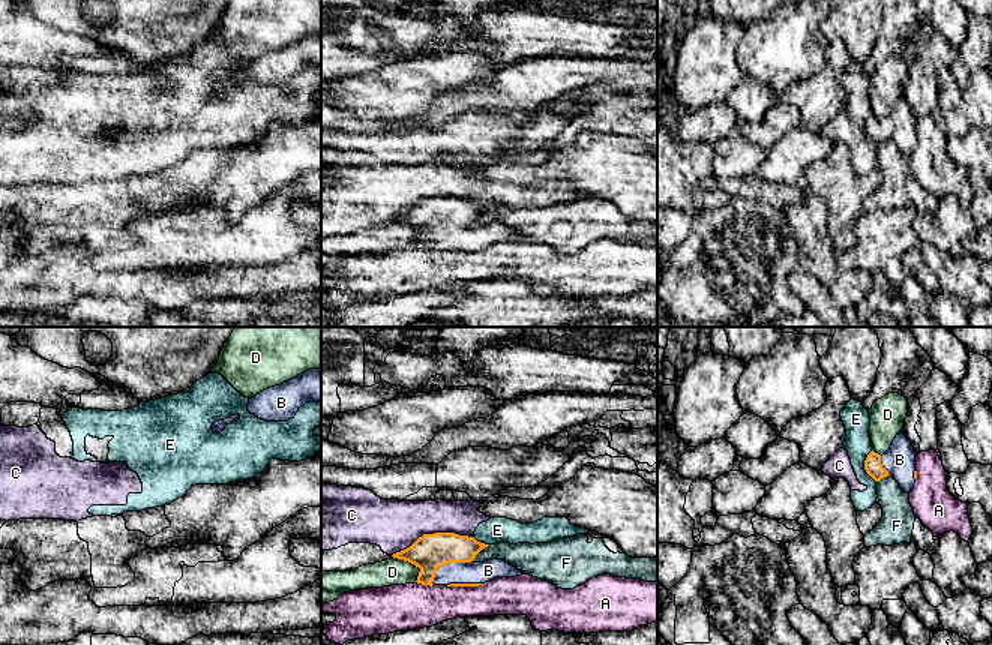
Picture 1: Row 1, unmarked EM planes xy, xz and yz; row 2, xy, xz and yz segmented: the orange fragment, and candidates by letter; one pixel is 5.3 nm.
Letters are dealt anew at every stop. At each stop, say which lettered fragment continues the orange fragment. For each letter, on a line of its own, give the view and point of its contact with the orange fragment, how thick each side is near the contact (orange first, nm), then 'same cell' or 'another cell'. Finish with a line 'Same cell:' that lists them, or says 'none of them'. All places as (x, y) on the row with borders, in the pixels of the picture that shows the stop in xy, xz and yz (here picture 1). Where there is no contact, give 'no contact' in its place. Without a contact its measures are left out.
A: contact xz (425, 584); calibres 190 and 260 nm; another cell
B: contact xz (447, 563); calibres 190 and 110 nm; same cell
C: contact xz (434, 533); calibres 190 and 280 nm; another cell
D: contact xz (411, 563); calibres 190 and 140 nm; another cell
E: contact yz (865, 465); calibres 90 and 140 nm; another cell
F: contact xz (479, 551); calibres 190 and 150 nm; another cell
Same cell: B

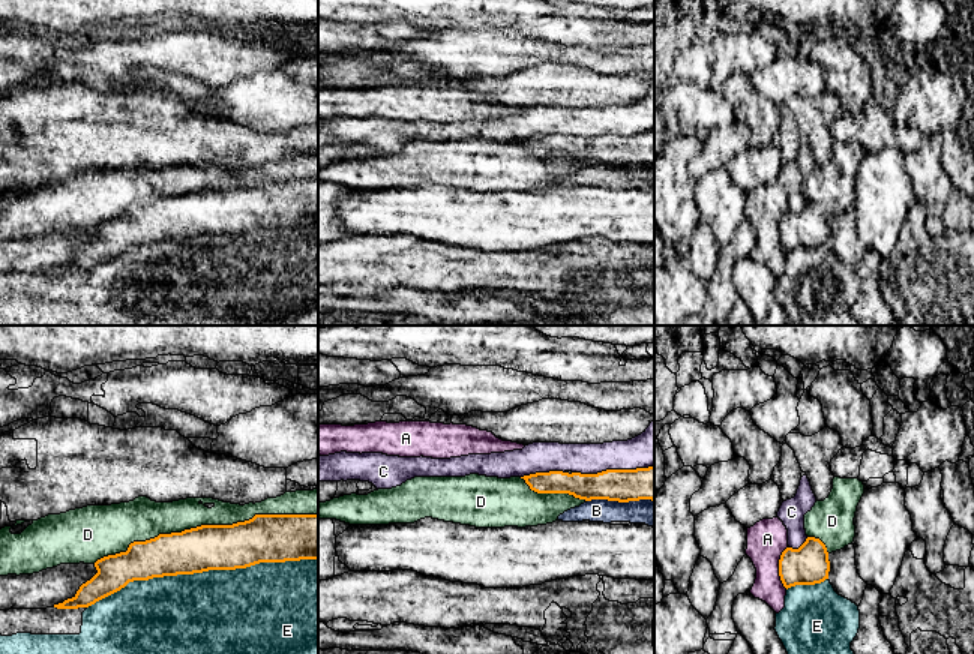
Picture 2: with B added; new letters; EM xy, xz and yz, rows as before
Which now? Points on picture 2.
A: contact yz (779, 567); calibres 220 and 220 nm; another cell
B: contact xz (620, 501); calibres 180 and 140 nm; another cell
C: contact xz (613, 470); calibres 180 and 190 nm; another cell
D: contact xy (204, 525); calibres 240 and 180 nm; another cell
E: contact xy (201, 572); calibres 240 and 440 nm; another cell
Same cell: none of them

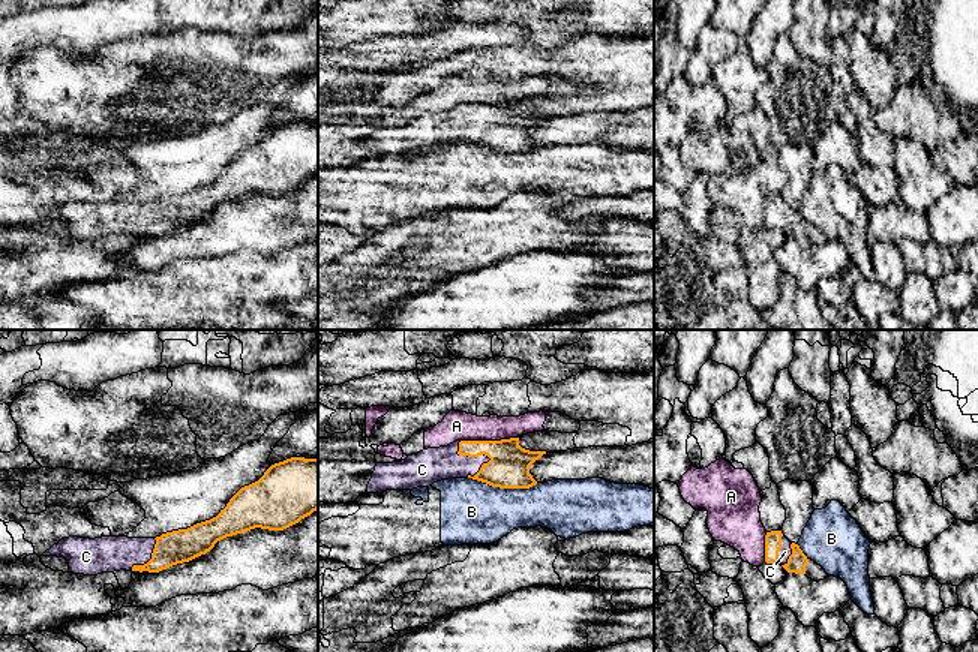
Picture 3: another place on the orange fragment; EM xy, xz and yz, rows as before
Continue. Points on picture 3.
A: contact xz (489, 441); calibres 220 and 160 nm; another cell
B: contact xz (503, 487); calibres 220 and 340 nm; another cell
C: contact xz (477, 456); calibres 220 and 180 nm; same cell
Same cell: C

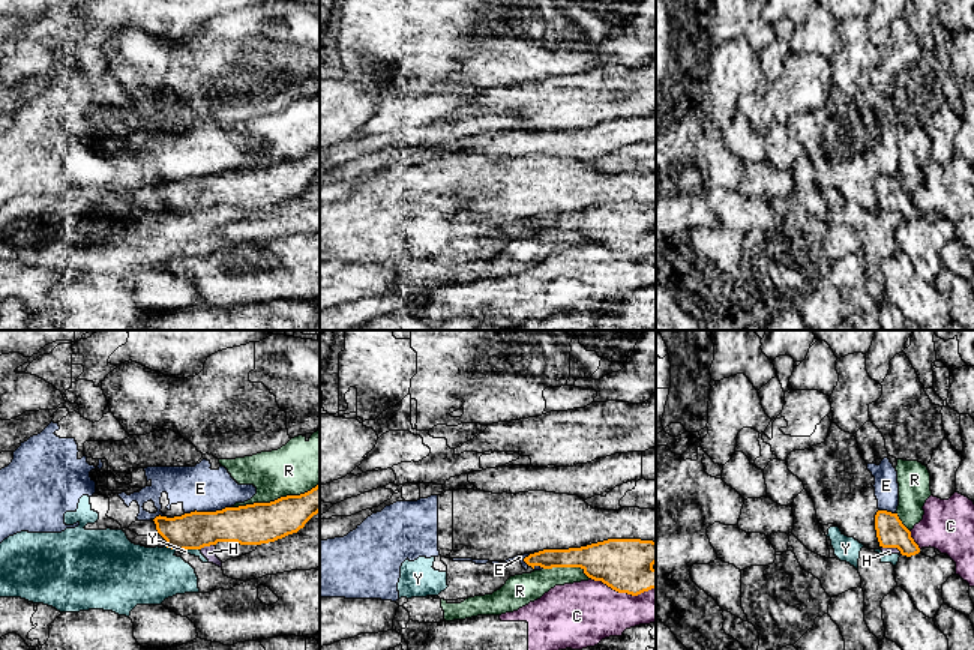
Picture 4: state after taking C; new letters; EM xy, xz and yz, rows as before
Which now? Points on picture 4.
C: contact xz (623, 592); calibres 280 and 340 nm; another cell
E: contact xy (212, 512); calibres 220 and 240 nm; another cell
H: contact xy (206, 545); calibres 200 and 70 nm; another cell
R: contact xy (275, 500); calibres 220 and 280 nm; another cell
Y: contact xy (182, 550); calibres 200 and 50 nm; another cell
Same cell: none of them

